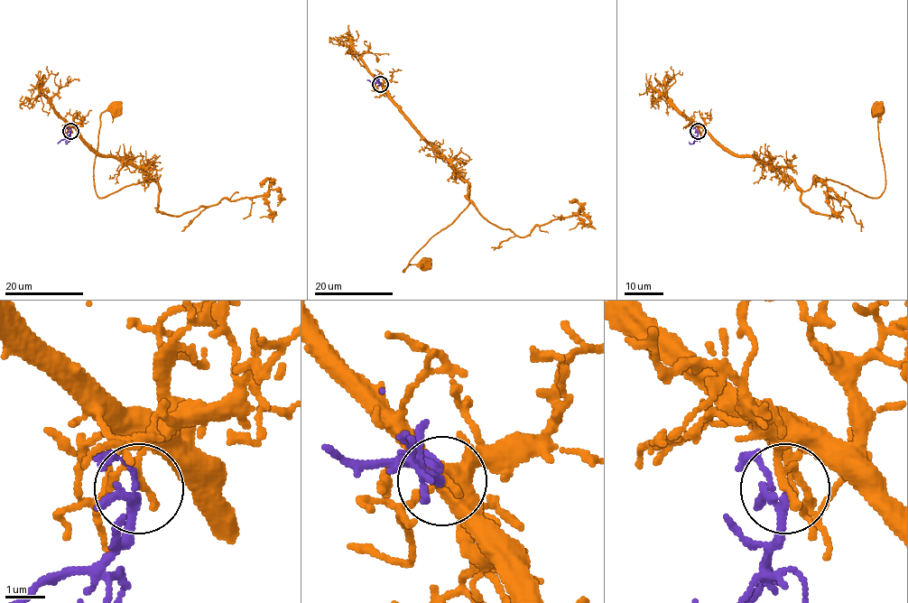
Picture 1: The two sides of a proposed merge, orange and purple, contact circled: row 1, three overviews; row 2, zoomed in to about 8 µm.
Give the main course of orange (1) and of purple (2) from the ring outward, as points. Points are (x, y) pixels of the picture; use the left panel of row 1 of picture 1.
1: (70, 130), (101, 155), (134, 162), (160, 191), (160, 175), (104, 197), (96, 193), (100, 115), (122, 102)
2: (70, 130), (67, 138), (57, 143)

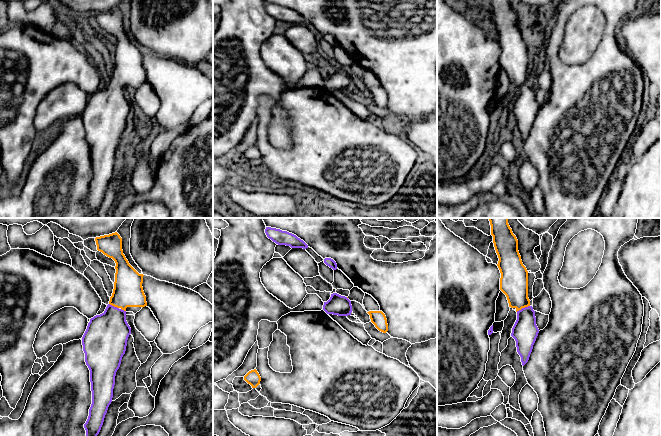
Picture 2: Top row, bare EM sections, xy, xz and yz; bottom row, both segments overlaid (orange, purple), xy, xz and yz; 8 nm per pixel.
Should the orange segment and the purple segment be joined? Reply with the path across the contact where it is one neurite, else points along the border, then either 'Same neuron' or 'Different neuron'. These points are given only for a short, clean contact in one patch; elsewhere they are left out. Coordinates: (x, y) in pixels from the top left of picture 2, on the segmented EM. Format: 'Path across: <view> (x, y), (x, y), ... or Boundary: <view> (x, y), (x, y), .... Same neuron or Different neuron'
Path across: yz (514, 277), (517, 297), (522, 307), (525, 312), (525, 331). Same neuron

